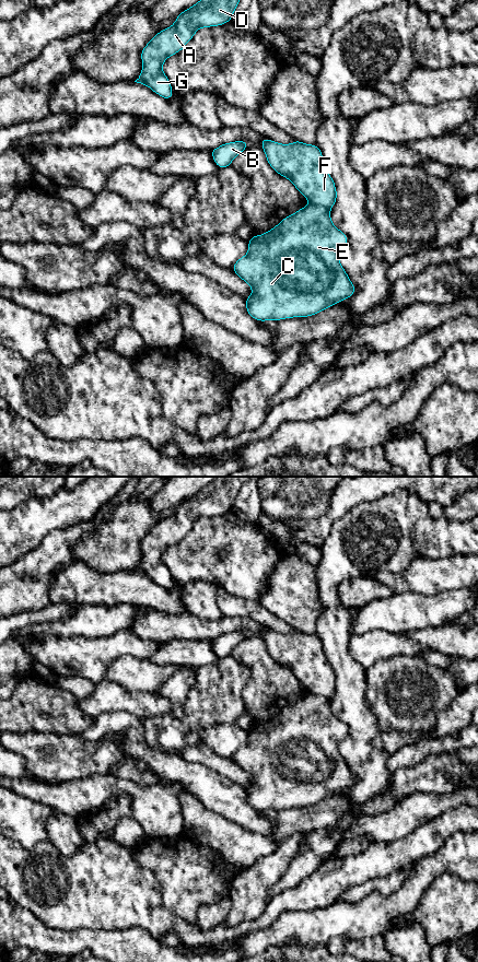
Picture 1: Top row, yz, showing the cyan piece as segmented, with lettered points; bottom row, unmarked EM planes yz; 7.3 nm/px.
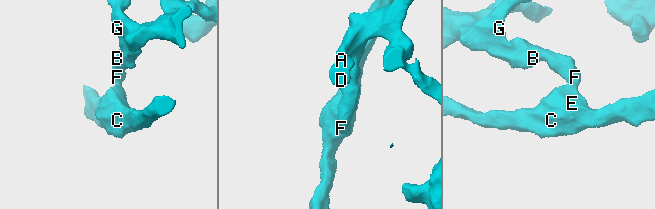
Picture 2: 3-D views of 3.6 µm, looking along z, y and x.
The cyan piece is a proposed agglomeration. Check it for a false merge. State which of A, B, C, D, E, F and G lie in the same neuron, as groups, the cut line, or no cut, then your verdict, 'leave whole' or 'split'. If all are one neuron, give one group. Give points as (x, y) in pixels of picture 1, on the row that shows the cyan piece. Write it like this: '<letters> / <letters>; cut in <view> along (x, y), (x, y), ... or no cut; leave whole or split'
A B D F G / C E; cut in yz along (310, 202), (323, 206), (328, 210); split

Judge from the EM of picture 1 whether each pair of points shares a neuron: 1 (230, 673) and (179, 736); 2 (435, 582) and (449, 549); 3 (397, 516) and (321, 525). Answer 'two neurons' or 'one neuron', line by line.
1: one neuron
2: two neurons
3: two neurons

